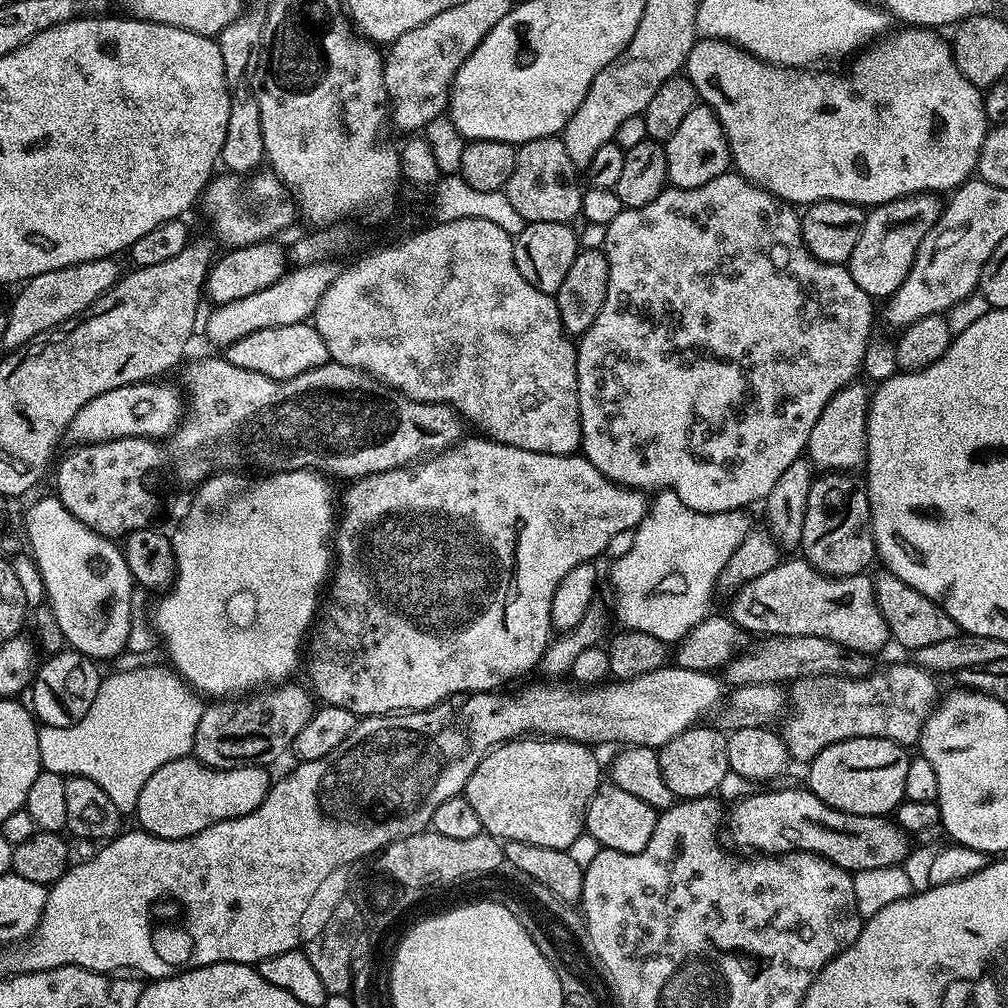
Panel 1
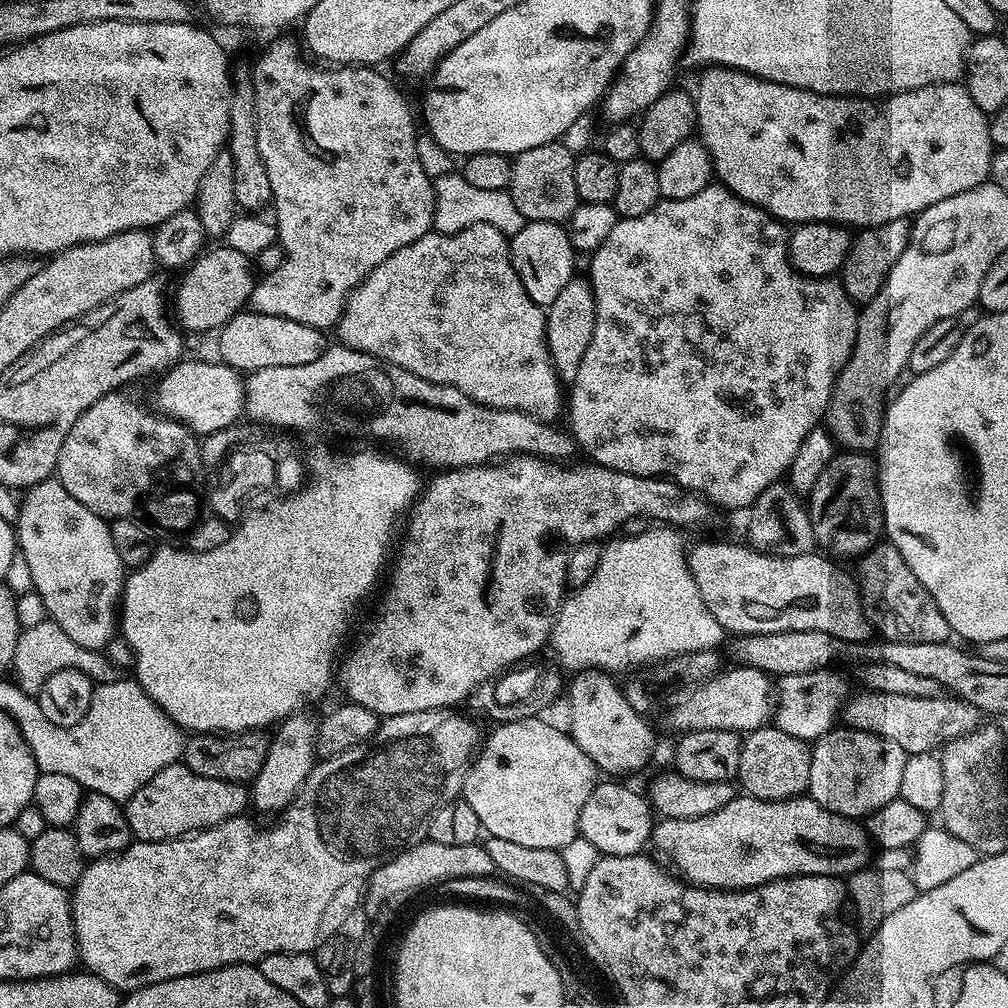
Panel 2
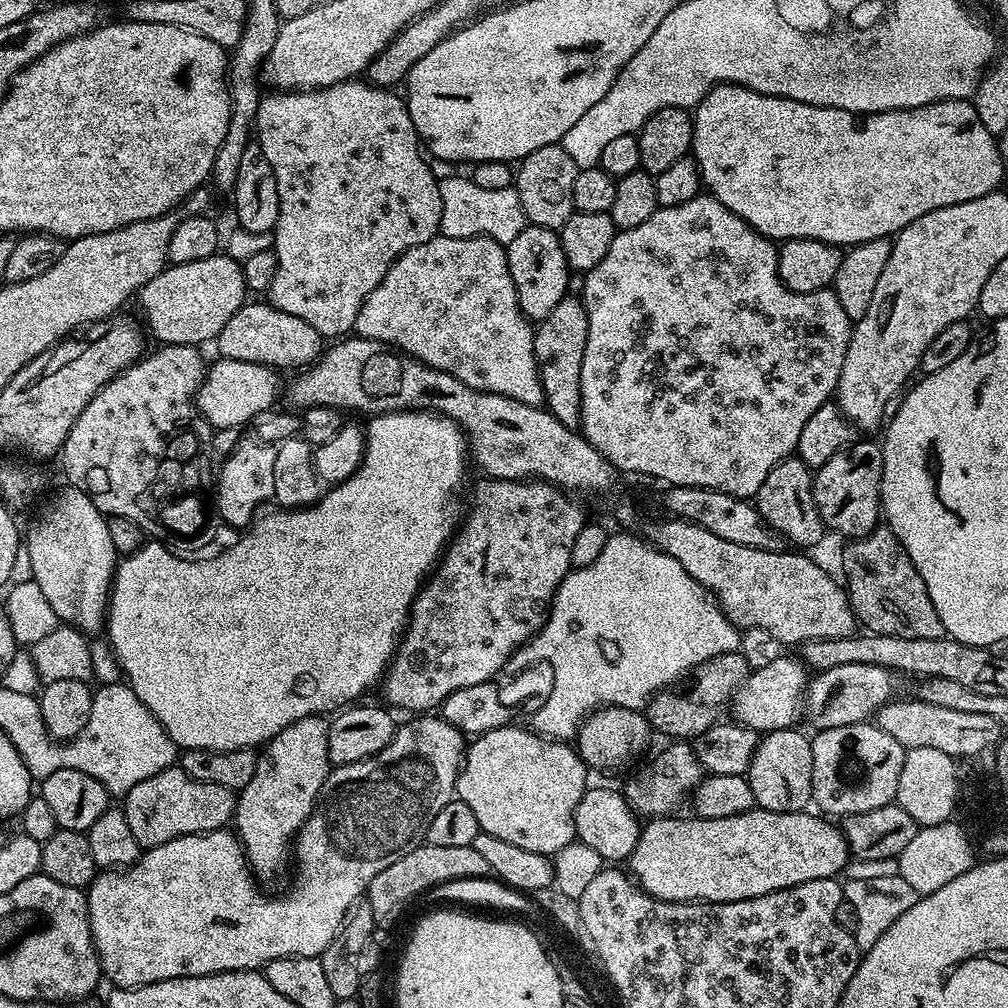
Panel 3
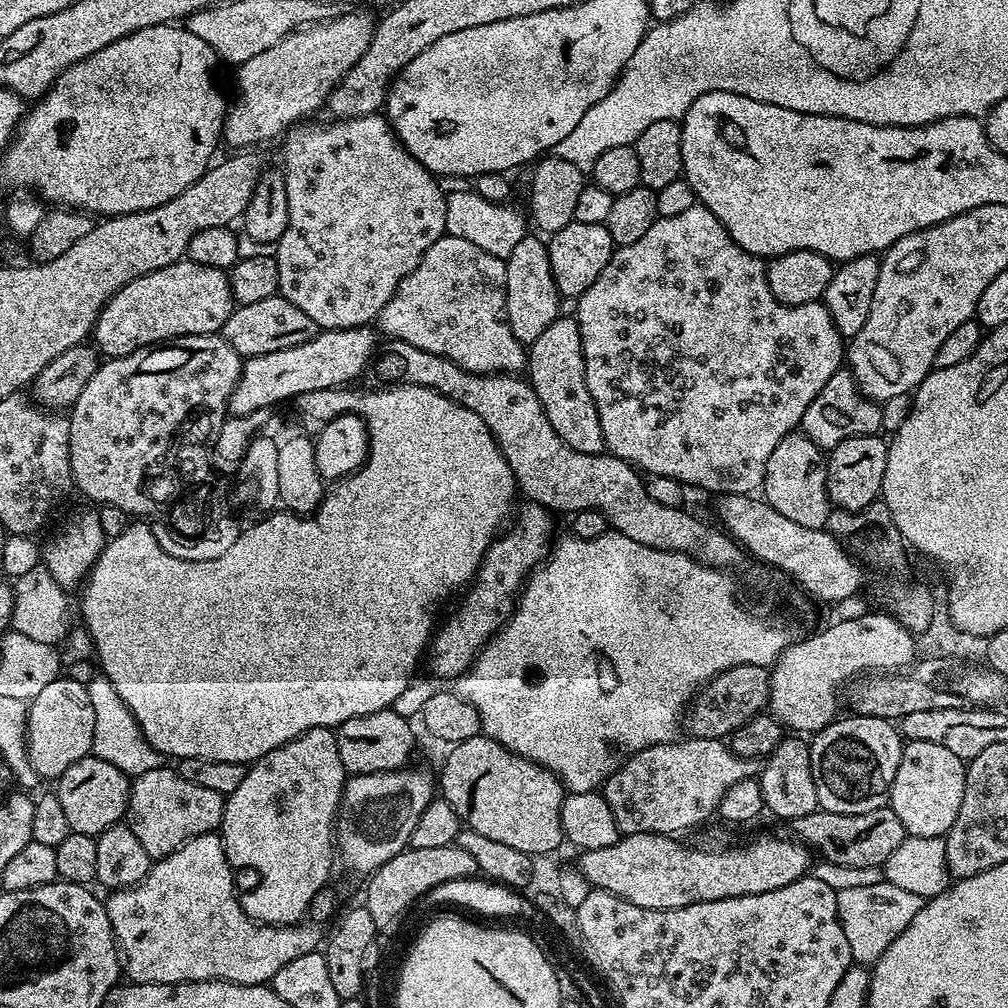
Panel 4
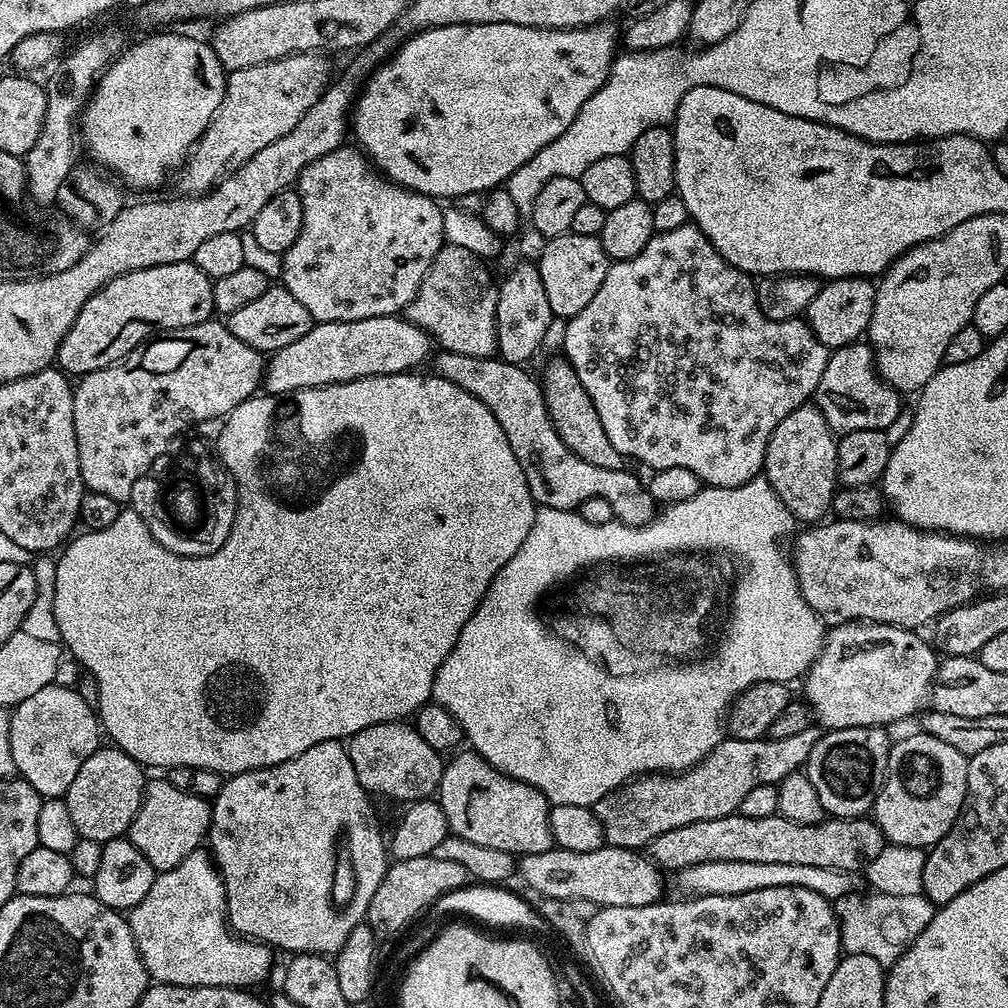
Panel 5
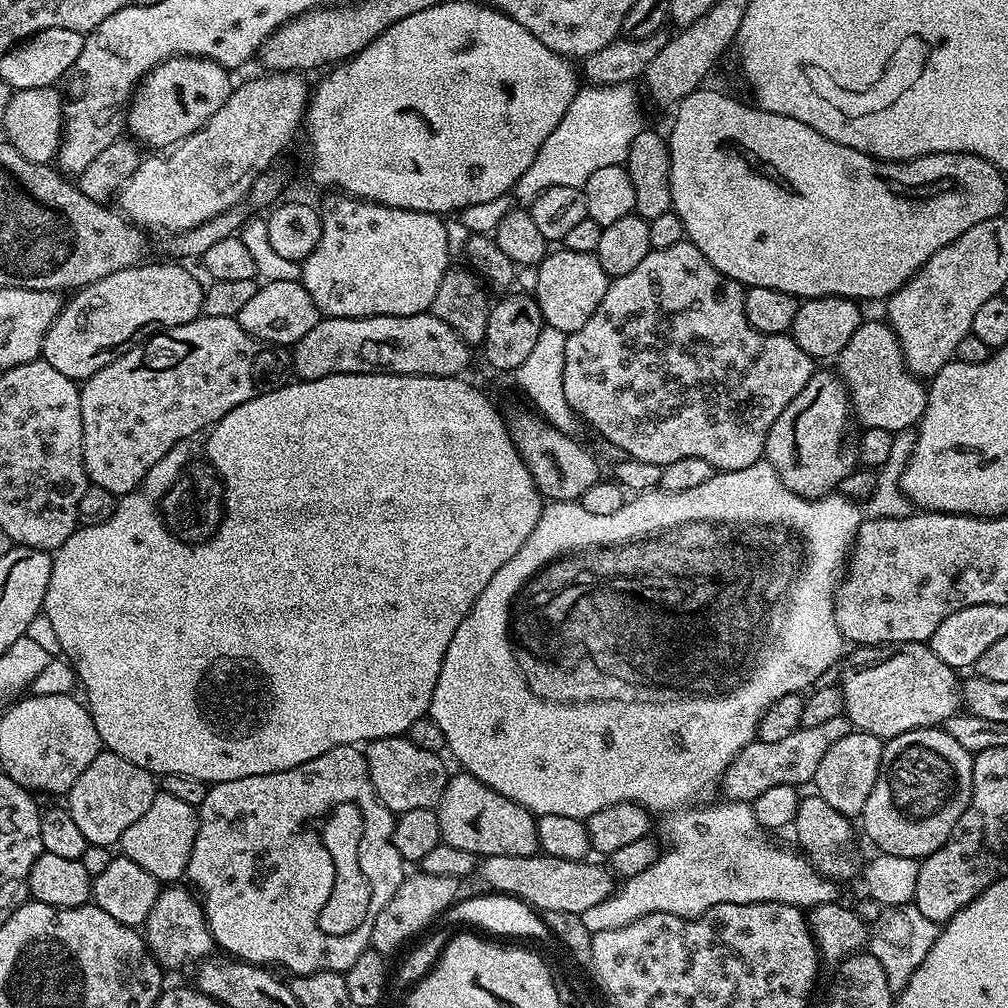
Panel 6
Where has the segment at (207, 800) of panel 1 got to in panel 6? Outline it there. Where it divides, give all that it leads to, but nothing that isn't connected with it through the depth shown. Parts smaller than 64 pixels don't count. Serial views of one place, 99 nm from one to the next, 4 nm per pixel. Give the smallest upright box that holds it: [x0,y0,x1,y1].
[118,791,200,882]

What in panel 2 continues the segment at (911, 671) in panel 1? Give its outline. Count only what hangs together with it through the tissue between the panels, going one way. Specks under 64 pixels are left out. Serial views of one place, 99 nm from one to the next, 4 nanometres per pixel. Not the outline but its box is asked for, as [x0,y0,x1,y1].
[842,691,982,754]

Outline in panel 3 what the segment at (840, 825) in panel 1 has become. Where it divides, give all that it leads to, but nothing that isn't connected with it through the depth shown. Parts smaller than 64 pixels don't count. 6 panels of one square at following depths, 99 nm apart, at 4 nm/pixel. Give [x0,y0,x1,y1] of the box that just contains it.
[626,807,850,904]

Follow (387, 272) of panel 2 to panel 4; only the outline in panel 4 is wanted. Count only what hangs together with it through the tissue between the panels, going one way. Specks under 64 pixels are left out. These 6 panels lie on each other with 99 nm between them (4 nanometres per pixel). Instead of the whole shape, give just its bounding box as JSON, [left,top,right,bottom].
[378,234,526,376]

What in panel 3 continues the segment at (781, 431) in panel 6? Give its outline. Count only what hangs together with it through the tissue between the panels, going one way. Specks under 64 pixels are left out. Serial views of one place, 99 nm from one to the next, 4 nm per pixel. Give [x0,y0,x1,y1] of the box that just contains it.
[754,458,826,550]

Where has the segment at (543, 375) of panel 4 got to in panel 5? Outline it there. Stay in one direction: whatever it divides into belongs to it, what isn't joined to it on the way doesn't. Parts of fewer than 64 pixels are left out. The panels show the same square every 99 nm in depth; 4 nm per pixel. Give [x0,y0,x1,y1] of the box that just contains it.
[542,358,626,470]

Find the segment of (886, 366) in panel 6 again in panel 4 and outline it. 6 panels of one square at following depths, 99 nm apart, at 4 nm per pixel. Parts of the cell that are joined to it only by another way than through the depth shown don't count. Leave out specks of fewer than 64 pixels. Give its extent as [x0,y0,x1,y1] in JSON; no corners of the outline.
[800,366,882,450]

